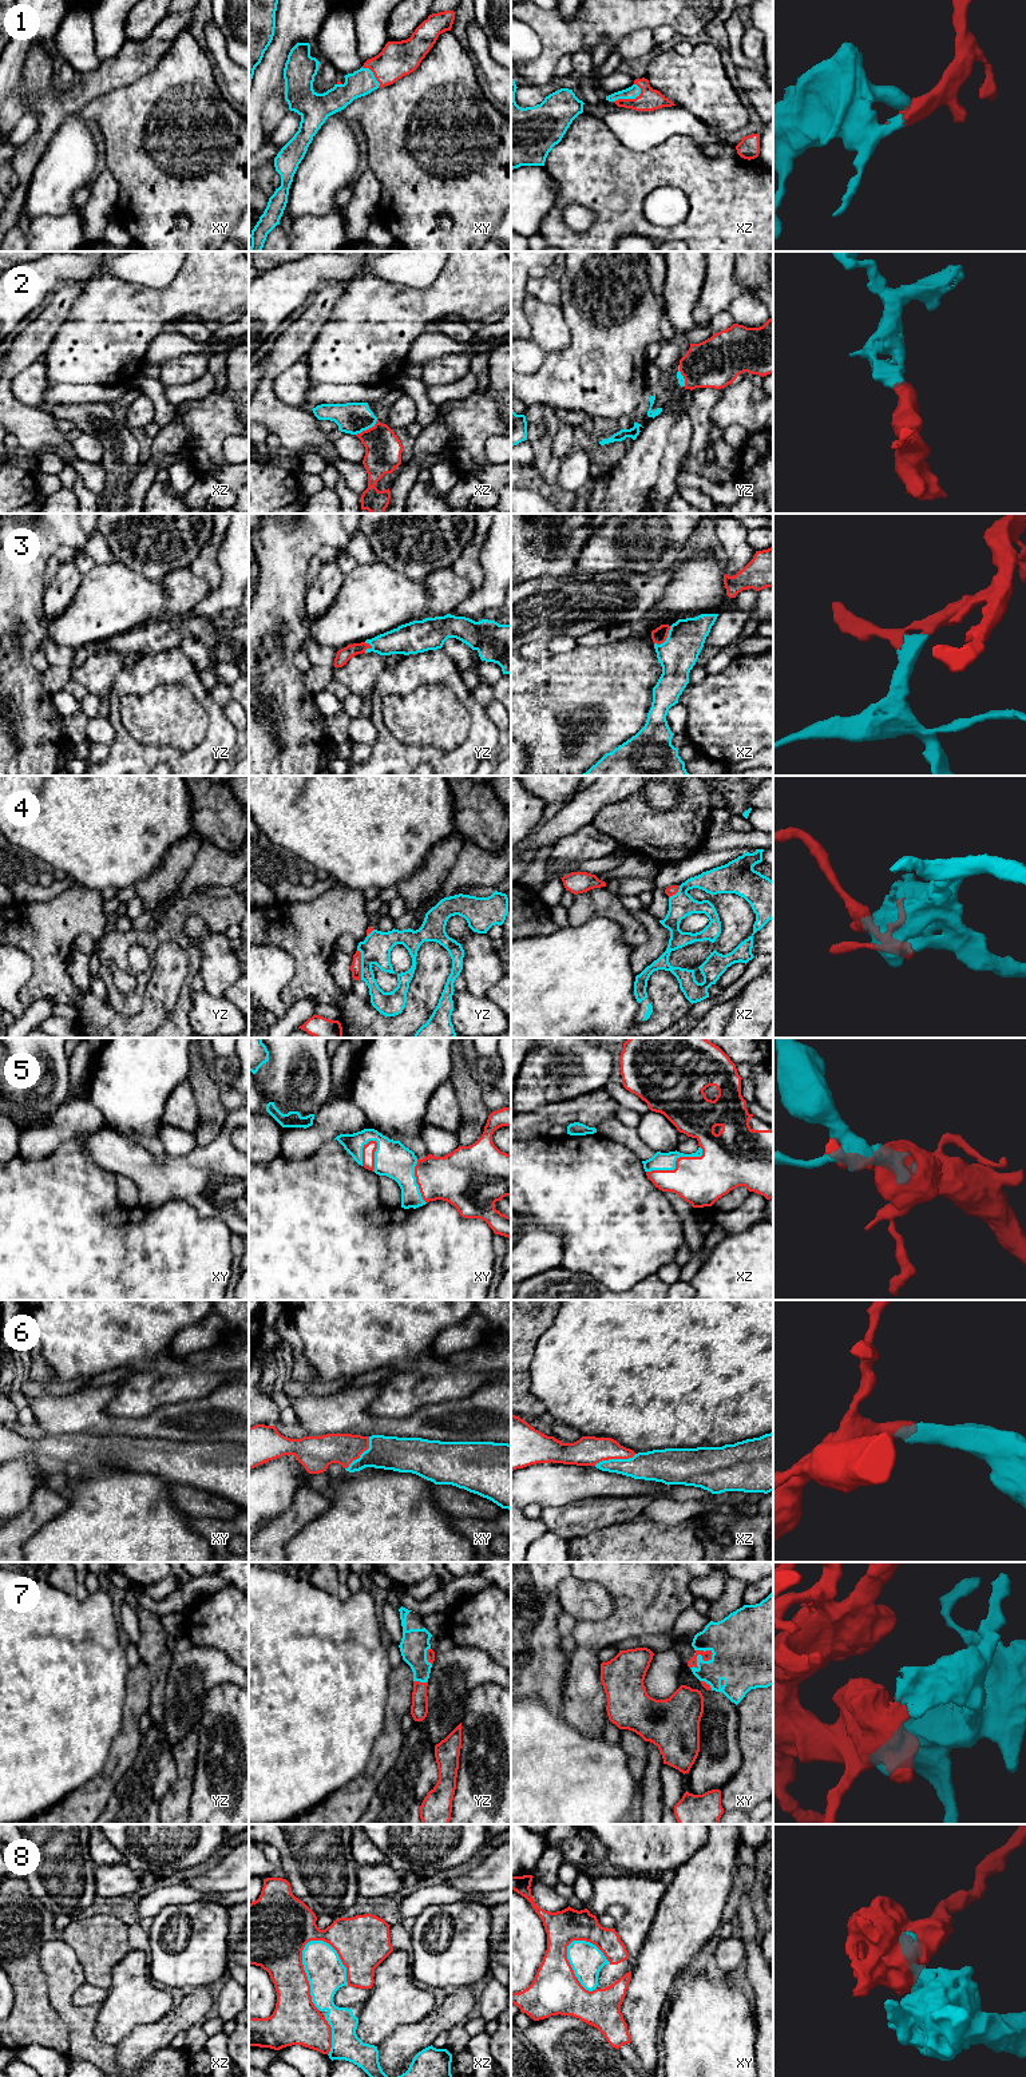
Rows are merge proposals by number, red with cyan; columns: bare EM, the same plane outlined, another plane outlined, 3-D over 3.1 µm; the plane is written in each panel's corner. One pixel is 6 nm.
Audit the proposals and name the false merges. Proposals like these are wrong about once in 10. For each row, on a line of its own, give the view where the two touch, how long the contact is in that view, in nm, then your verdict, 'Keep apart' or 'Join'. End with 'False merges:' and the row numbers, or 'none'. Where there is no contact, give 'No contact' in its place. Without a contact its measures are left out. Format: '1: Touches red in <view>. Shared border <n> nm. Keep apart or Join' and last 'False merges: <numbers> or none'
1: Touches red in xz. Shared border 190 nm. Join
2: Touches red in xz. Shared border 160 nm. Join
3: Touches red in xz. Shared border 150 nm. Join
4: Touches red in yz. Shared border 190 nm. Keep apart
5: Touches red in xz. Shared border 380 nm. Join
6: Touches red in xz. Shared border 260 nm. Join
7: Touches red in xy. Shared border 170 nm. Join
8: Touches red in xz. Shared border 440 nm. Join
False merges: 4

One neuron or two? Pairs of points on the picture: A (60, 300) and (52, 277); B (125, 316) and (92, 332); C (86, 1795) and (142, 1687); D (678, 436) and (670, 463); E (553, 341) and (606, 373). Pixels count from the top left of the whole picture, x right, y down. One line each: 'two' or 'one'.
A: two
B: one
C: one
D: one
E: two

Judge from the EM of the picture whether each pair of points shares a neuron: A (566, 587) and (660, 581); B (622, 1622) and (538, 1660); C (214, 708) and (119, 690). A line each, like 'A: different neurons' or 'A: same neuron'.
A: same neuron
B: different neurons
C: same neuron

